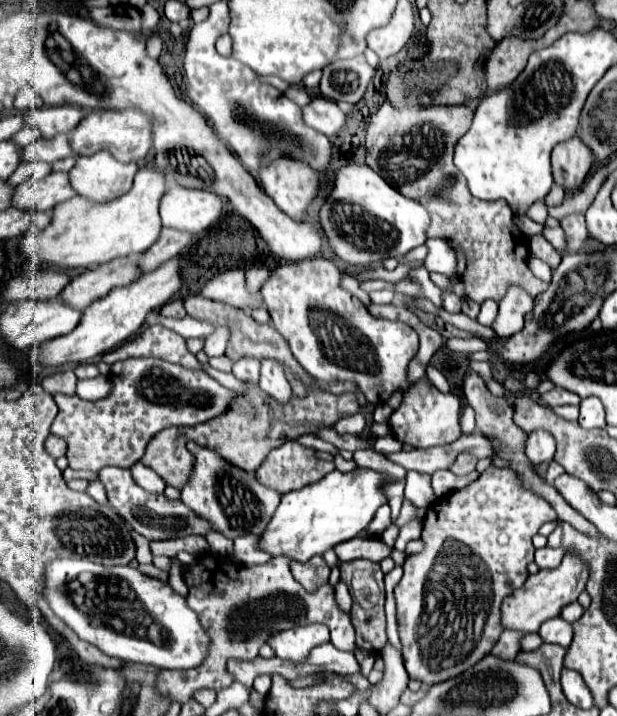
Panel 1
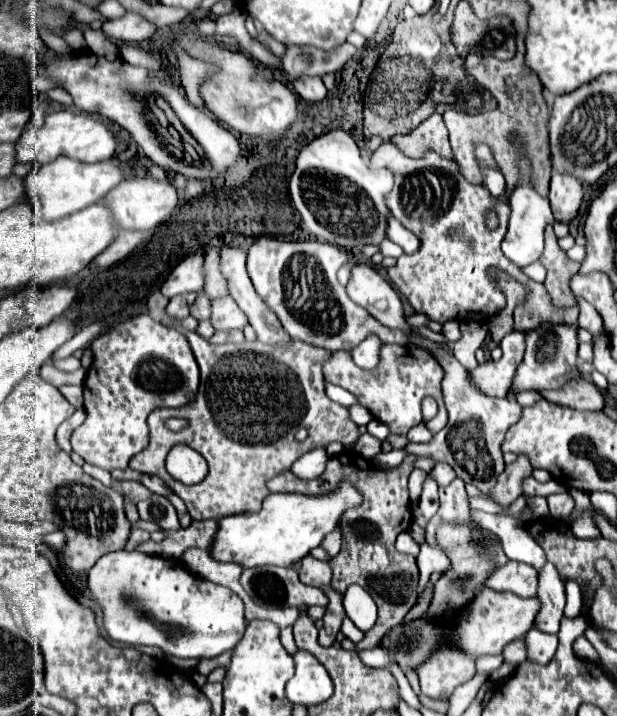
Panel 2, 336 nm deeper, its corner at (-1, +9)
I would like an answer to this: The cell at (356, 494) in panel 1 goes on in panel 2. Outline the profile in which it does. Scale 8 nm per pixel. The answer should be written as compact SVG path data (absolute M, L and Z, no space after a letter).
M348 480L340 482L336 490L328 494L318 494L318 496L306 496L306 494L268 494L266 500L262 502L262 508L258 512L242 512L242 514L232 514L228 518L220 520L220 532L216 534L216 544L212 546L212 556L220 562L240 562L244 568L254 568L254 566L286 566L290 562L298 562L304 556L310 554L312 548L320 546L322 540L340 524L342 514L348 508L356 508L362 504L362 494L350 484Z

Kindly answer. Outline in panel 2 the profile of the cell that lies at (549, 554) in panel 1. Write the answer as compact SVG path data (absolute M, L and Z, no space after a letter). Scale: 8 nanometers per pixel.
M546 562L538 570L538 598L542 602L540 614L536 616L536 628L542 632L556 634L560 626L560 618L564 614L566 604L566 592L564 592L564 580L554 564Z

